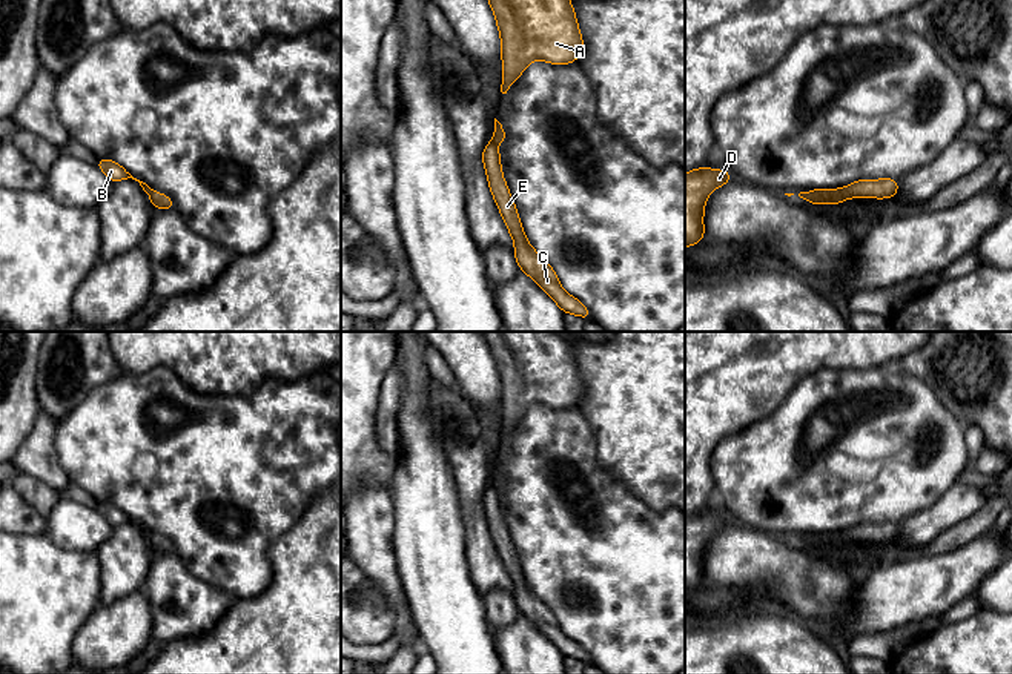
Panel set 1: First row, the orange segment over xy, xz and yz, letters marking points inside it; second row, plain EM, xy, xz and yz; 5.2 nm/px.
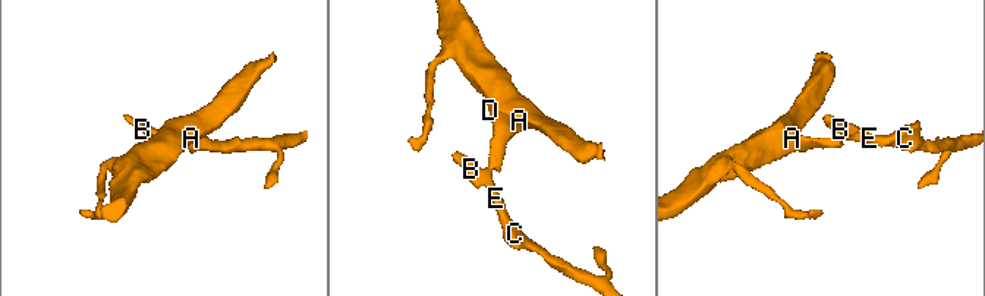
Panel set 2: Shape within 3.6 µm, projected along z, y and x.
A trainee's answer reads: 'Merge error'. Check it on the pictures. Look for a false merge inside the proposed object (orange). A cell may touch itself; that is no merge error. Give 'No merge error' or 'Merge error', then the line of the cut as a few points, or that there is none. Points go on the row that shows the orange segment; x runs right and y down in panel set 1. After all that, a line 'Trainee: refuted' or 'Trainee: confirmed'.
Merge error. Split along yz (840, 189), (848, 197)
Trainee: confirmed

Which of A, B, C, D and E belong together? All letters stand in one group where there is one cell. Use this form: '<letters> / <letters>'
A D / B C E

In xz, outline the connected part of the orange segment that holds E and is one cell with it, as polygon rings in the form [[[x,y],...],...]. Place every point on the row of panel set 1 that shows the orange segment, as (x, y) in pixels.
[[[493,141],[484,147],[482,161],[488,180],[488,187],[513,238],[514,259],[519,269],[525,272],[561,307],[564,313],[577,315],[590,321],[591,312],[577,298],[571,296],[562,289],[556,272],[530,246],[521,226],[510,189],[502,175],[499,149]]]

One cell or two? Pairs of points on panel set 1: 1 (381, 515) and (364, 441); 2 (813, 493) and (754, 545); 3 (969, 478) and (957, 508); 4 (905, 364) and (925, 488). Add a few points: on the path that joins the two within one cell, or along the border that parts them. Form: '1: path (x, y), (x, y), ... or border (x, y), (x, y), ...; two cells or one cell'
1: border (387, 487), (361, 484), (357, 488); two cells
2: border (736, 521), (783, 538); two cells
3: border (957, 479), (982, 487); two cells
4: border (892, 366), (920, 378), (937, 395); two cells

